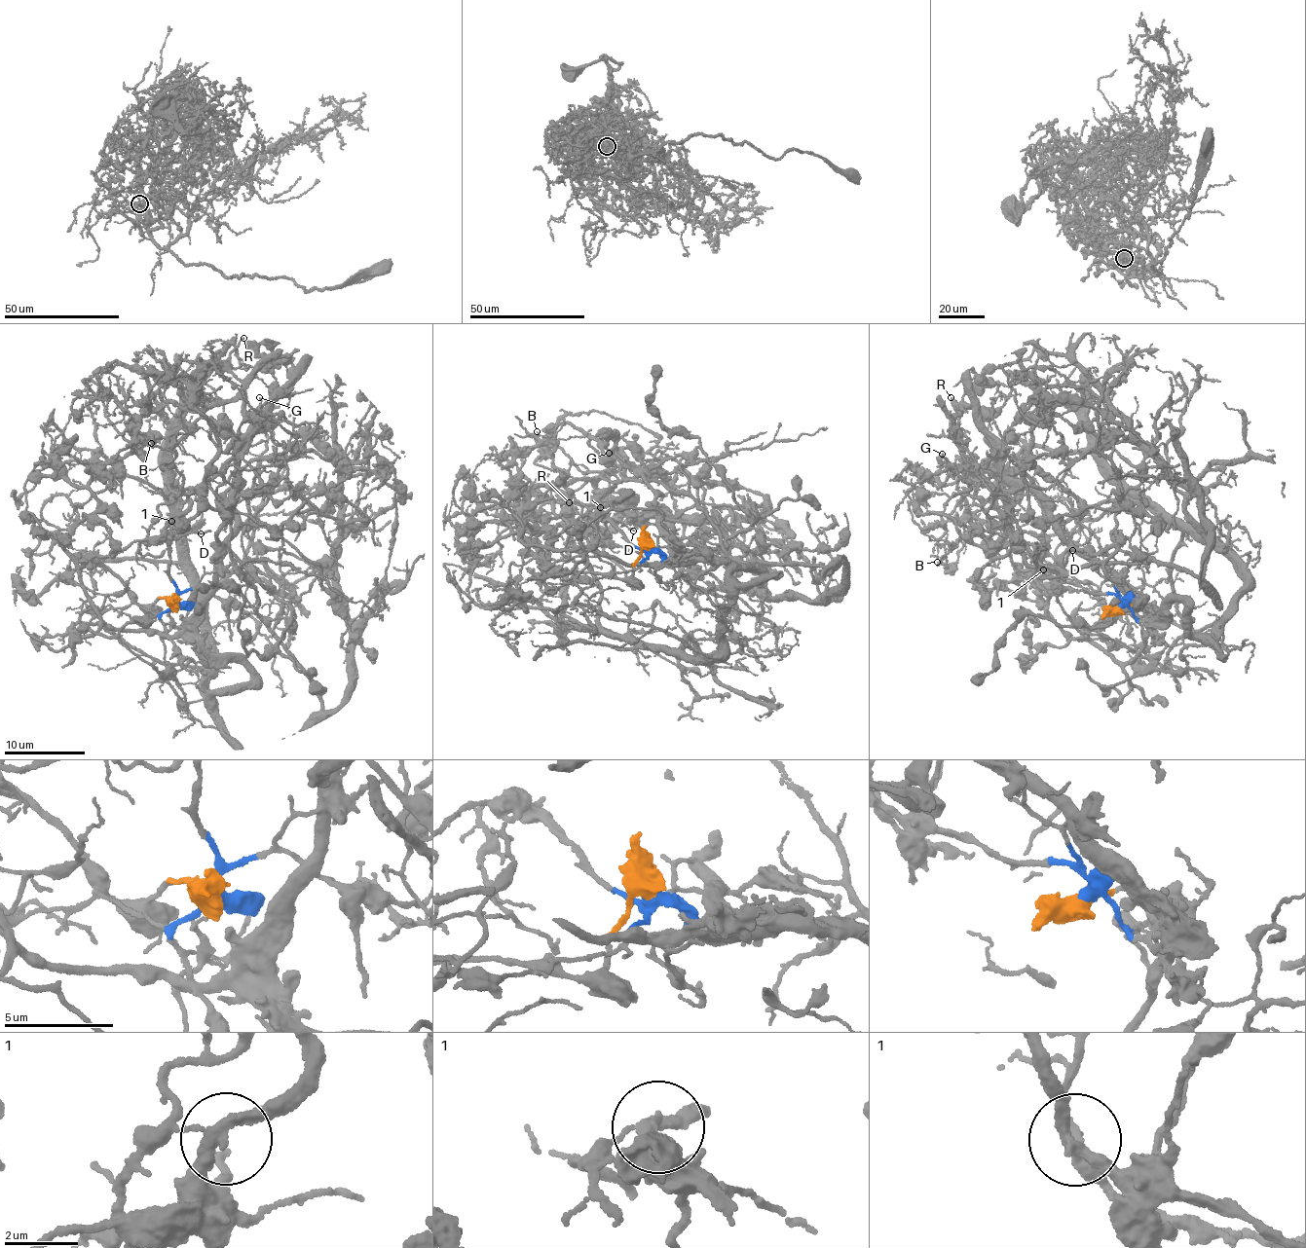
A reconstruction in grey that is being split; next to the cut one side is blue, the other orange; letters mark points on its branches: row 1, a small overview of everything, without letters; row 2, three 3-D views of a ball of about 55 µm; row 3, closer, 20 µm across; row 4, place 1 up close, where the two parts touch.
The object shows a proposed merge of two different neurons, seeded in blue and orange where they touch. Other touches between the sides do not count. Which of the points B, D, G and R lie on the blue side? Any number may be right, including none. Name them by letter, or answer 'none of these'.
D, G, R

